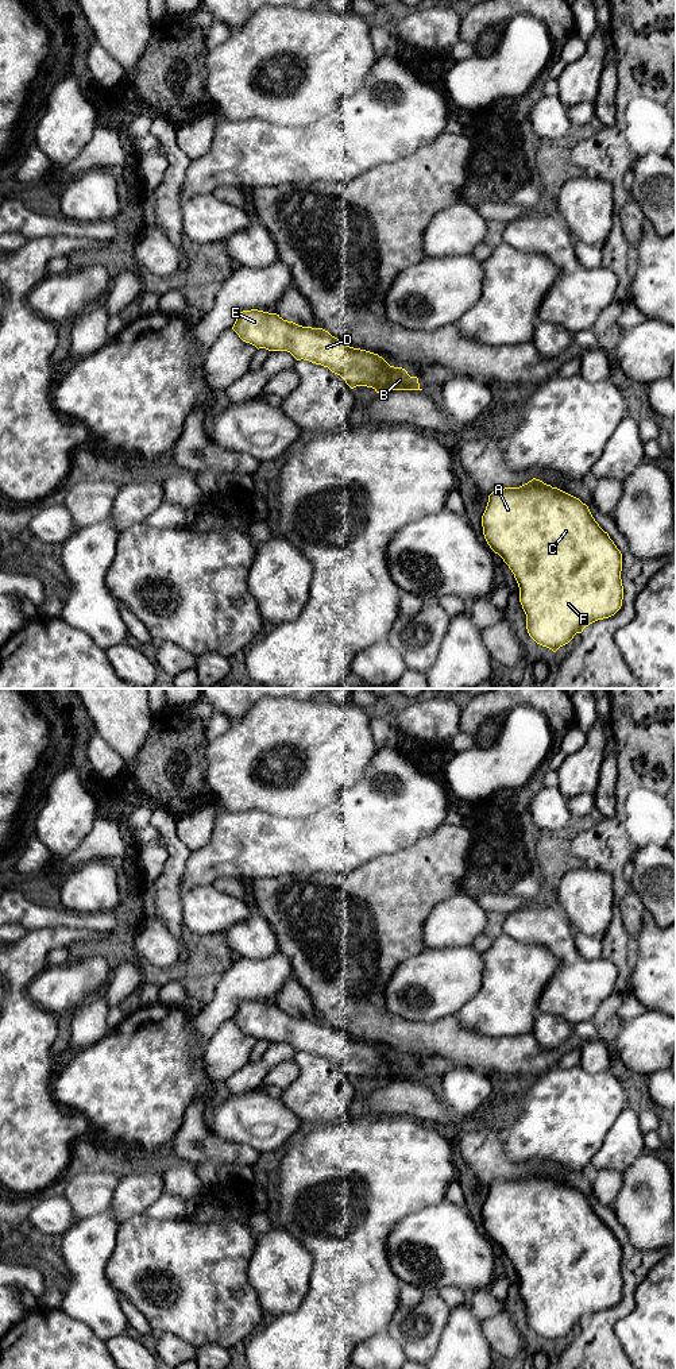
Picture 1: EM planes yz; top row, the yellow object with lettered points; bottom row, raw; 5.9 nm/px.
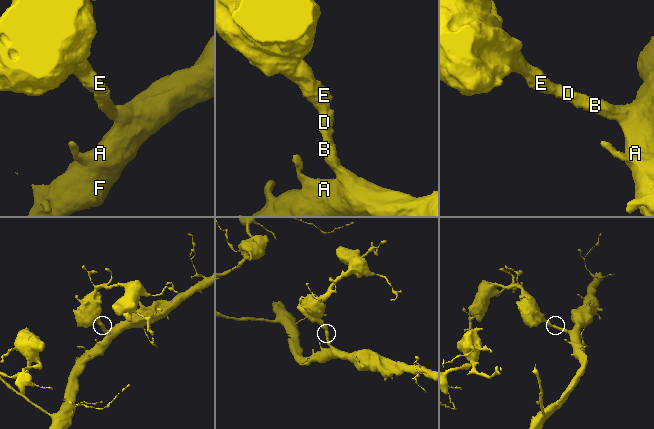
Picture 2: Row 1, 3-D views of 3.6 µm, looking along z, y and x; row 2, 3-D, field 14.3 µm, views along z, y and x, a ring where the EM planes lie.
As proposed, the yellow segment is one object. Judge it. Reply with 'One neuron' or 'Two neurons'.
One neuron

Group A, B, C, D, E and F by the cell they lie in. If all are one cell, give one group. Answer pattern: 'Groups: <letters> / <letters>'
Groups: A B C D E F

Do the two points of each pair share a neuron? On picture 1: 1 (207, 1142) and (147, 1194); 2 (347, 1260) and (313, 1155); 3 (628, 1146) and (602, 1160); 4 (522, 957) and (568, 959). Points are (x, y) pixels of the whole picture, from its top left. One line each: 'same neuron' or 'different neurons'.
1: same neuron
2: same neuron
3: same neuron
4: different neurons

